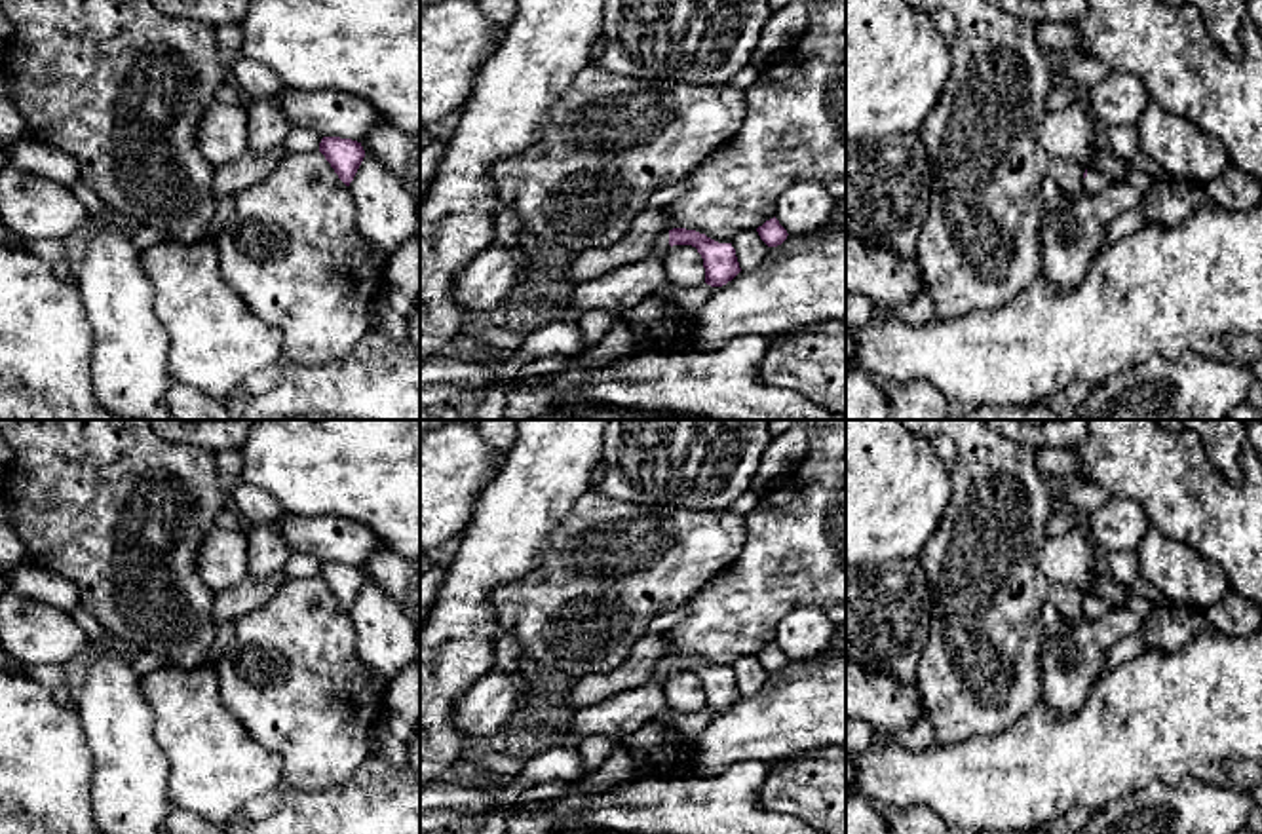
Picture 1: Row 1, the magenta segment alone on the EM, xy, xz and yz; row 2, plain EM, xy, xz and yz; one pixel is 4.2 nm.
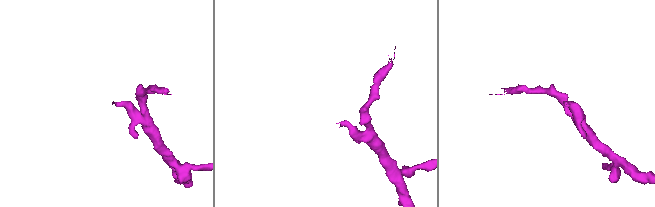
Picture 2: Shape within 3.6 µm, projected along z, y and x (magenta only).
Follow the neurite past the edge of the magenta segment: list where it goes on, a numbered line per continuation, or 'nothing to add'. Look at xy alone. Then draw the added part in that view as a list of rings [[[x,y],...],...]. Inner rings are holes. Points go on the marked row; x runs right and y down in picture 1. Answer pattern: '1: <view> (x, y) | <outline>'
nothing to add

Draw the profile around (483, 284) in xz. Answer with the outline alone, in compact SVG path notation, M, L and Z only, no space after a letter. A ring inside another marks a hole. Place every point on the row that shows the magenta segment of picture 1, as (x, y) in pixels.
M490 245L454 275L452 296L469 313L490 312L504 304L519 285L519 268L513 247Z

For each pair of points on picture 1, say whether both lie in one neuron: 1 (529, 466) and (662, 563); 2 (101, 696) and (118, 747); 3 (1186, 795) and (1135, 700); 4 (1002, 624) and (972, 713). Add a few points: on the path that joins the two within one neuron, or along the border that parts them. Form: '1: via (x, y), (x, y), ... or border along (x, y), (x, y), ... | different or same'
1: border along (590, 489), (574, 502), (550, 536) | different
2: via (113, 709), (118, 734) | same
3: border along (1223, 785), (1183, 776), (1137, 793) | different
4: via (985, 641), (979, 673), (966, 690) | same

